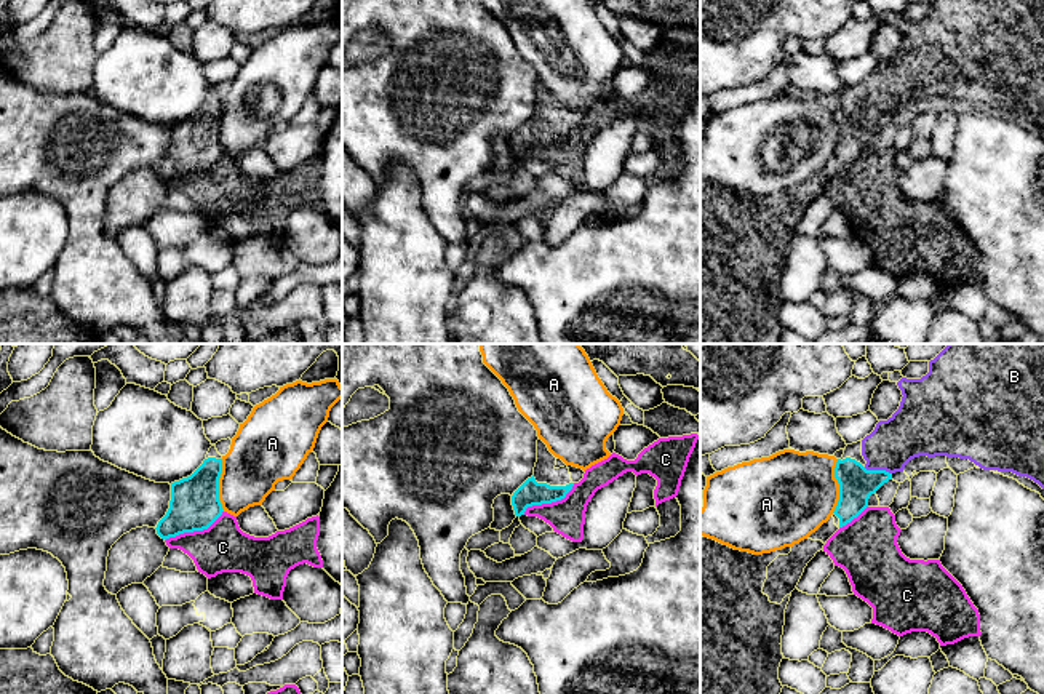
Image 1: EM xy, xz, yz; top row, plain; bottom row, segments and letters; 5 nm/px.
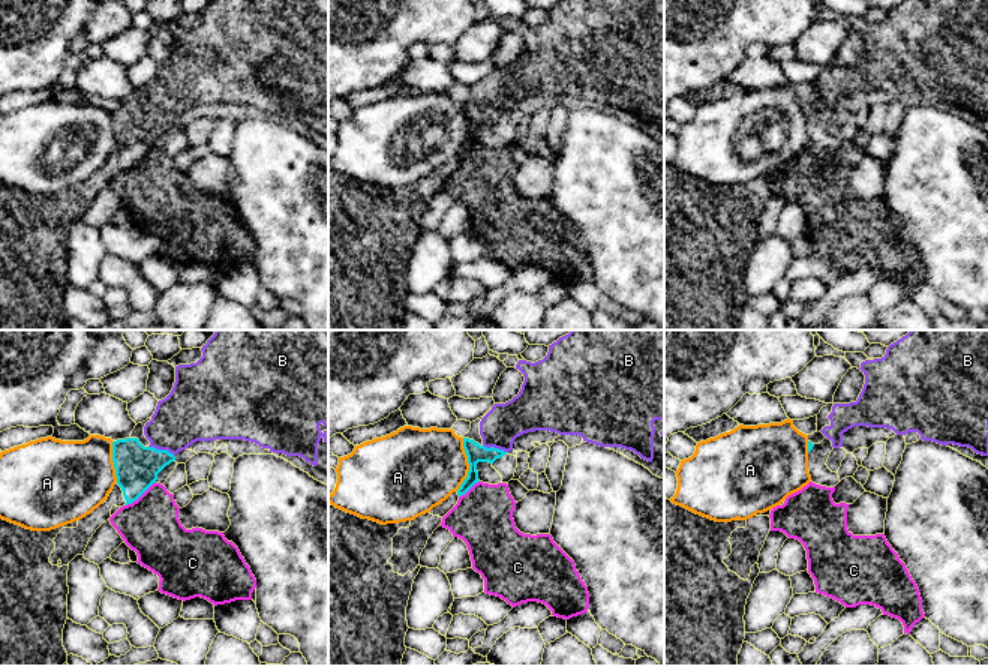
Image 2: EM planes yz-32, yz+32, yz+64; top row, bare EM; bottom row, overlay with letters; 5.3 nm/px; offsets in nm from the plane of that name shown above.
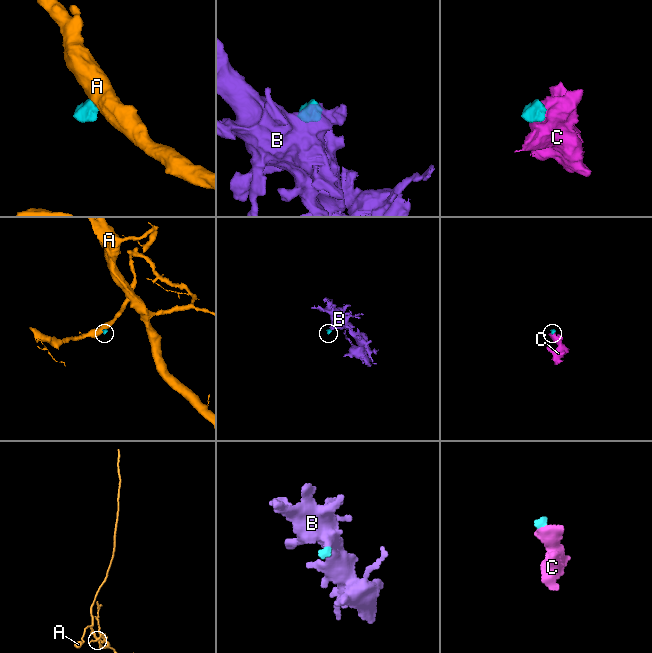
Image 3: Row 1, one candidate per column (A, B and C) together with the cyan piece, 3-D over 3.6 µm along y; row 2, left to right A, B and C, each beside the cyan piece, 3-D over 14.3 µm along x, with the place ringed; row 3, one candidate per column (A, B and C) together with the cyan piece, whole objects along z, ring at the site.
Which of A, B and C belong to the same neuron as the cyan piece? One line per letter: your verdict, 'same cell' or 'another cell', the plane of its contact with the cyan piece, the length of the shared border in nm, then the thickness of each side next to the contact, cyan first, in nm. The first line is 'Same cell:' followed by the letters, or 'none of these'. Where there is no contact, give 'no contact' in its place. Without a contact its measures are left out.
Same cell: B
A: another cell | yz | 280 nm | 180/420 nm
B: same cell | yz | 150 nm | 180/240 nm
C: another cell | xy | 340 nm | 240/240 nm

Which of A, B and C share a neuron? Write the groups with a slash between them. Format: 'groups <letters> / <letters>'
groups A / B / C

